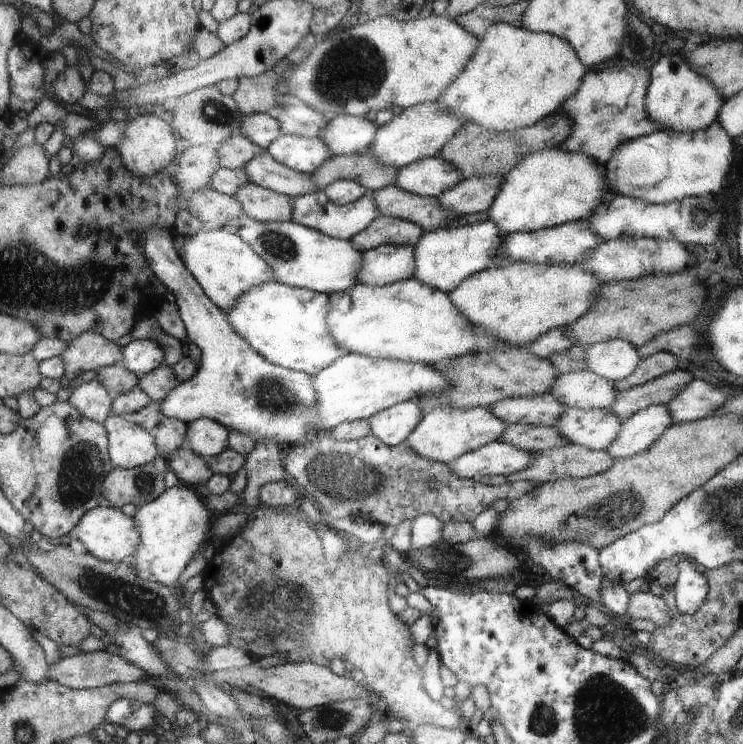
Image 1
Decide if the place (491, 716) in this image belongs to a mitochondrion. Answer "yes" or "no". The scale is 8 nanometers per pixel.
no

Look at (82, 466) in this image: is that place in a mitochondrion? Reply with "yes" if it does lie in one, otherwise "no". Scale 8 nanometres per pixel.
yes

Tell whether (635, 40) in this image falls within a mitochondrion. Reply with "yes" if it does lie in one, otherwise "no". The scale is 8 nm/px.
yes

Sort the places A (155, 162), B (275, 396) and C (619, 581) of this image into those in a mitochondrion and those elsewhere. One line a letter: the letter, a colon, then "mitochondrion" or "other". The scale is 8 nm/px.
A: other
B: mitochondrion
C: other

